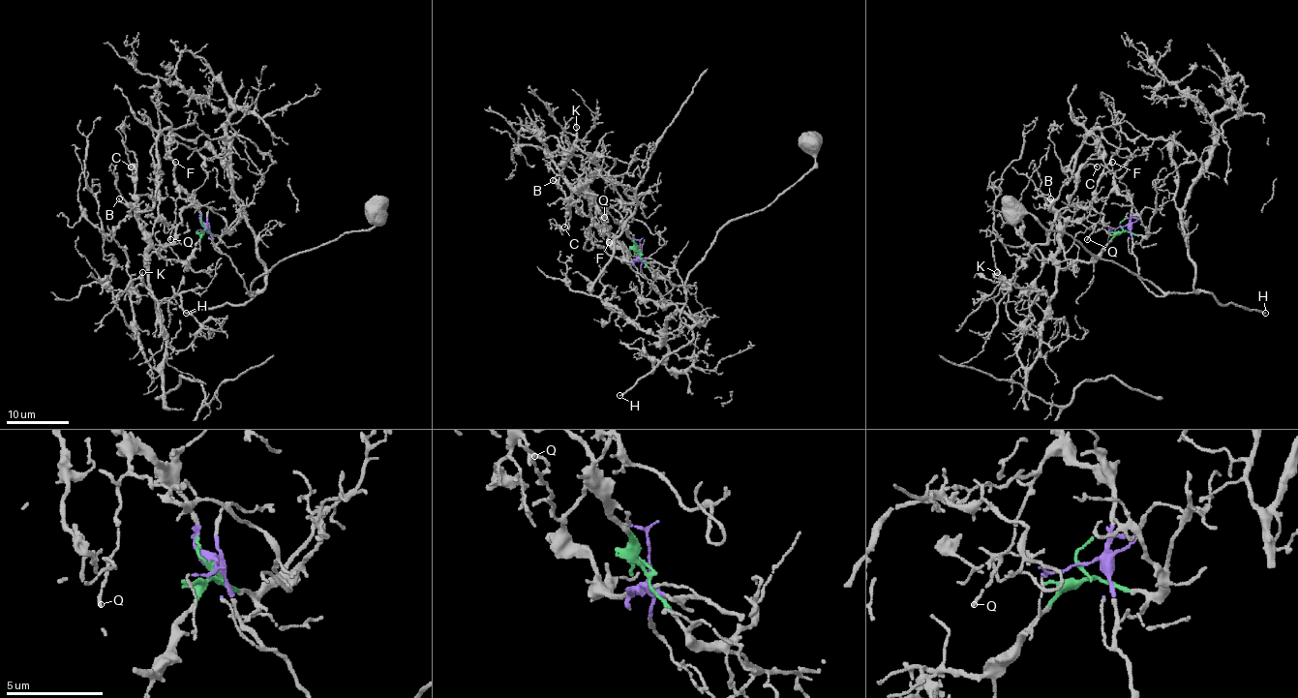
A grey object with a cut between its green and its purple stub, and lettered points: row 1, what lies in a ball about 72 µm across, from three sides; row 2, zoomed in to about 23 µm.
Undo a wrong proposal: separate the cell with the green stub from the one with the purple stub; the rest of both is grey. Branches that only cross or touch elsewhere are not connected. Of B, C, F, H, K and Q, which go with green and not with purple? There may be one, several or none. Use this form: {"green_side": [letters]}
{"green_side": ["B", "C", "K"]}

